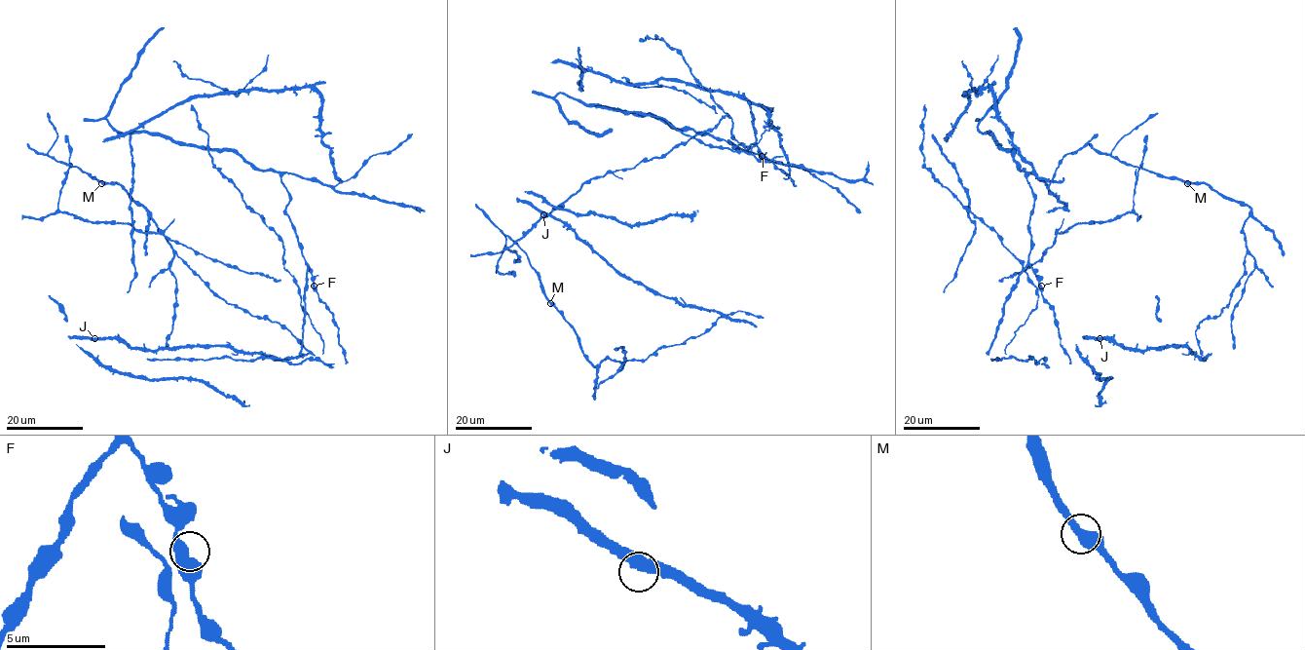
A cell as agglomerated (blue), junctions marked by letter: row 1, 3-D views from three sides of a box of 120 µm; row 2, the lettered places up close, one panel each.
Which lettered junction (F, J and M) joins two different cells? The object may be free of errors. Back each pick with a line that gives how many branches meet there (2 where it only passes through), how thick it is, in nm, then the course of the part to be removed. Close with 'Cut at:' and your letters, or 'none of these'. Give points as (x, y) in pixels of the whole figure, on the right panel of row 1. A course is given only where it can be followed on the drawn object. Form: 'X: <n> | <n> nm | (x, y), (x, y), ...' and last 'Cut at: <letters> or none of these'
Cut at: none of these

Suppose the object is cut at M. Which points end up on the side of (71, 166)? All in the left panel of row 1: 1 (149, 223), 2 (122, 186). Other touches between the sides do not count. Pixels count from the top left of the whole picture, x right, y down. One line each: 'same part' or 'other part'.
1: other part
2: other part

